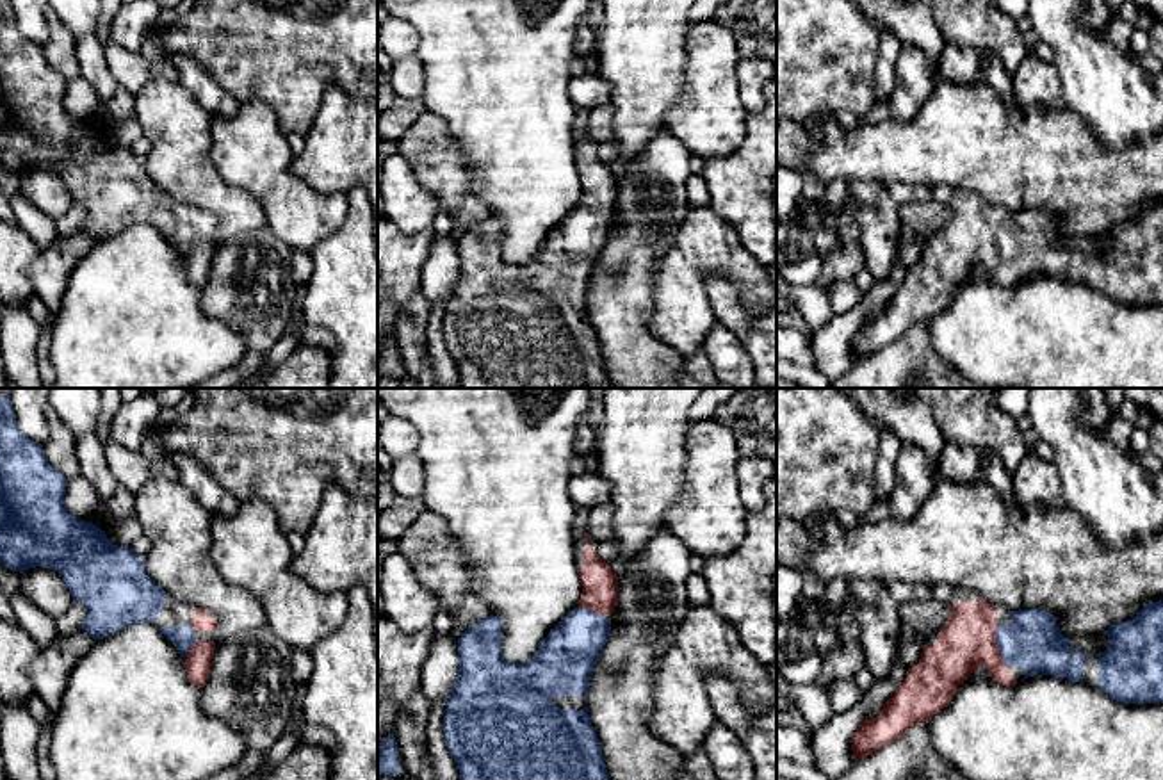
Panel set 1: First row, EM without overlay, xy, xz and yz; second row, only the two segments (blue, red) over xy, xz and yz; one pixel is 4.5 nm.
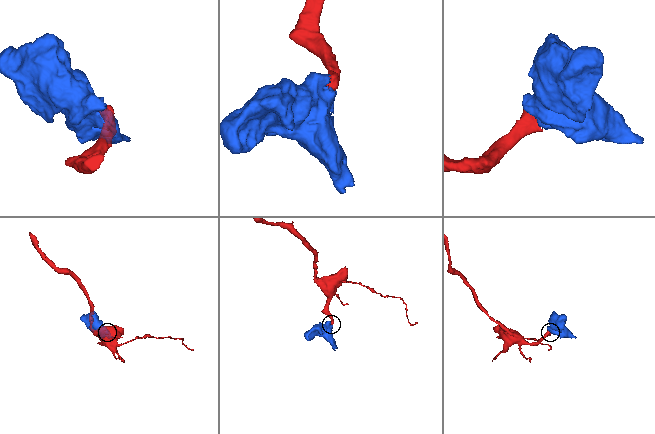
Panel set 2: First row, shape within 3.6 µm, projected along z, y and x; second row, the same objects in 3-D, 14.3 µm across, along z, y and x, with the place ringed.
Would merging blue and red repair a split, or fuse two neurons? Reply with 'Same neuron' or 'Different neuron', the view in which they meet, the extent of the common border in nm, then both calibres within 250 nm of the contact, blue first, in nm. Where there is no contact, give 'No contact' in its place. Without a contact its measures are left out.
Same neuron. Touches blue in yz. Shared border 200 nm. Thickness 260 nm (blue) against 240 nm

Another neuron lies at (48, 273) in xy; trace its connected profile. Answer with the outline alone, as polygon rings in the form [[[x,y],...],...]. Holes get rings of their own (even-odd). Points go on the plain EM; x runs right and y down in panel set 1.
[[[84,230],[75,232],[68,242],[57,239],[41,248],[27,269],[34,294],[55,313],[61,306],[68,280],[75,265],[91,249],[94,239]]]

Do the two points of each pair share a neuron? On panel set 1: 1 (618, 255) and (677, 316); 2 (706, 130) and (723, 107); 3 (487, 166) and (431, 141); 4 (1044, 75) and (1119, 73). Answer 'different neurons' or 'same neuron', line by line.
1: different neurons
2: same neuron
3: different neurons
4: different neurons

